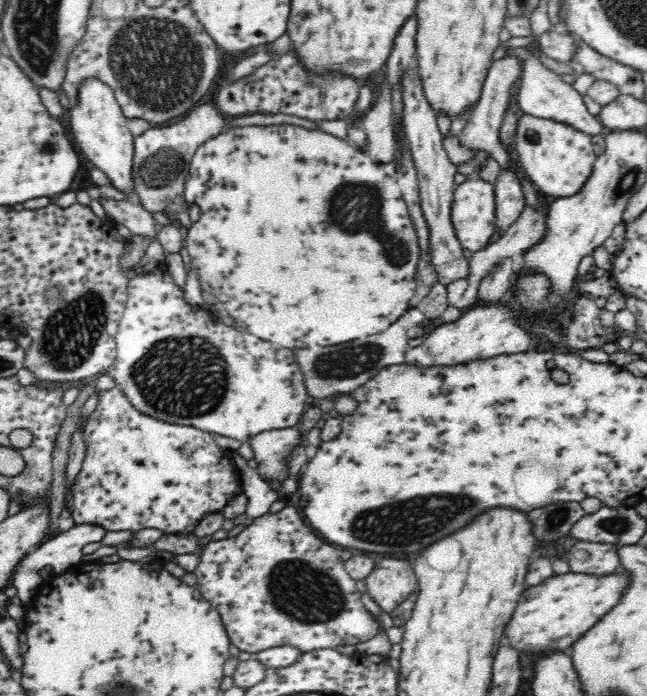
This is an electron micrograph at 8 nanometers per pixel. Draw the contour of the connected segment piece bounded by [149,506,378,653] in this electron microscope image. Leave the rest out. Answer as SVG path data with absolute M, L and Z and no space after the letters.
M288 506L276 513L268 512L237 536L212 540L204 546L201 543L202 538L193 533L165 534L149 547L175 556L200 551L198 566L193 572L196 575L194 587L220 613L231 644L241 652L257 653L281 646L292 646L301 653L336 649L346 644L357 645L378 634L378 623L364 608L356 580L348 574L335 545L318 538L304 524L300 510Z

